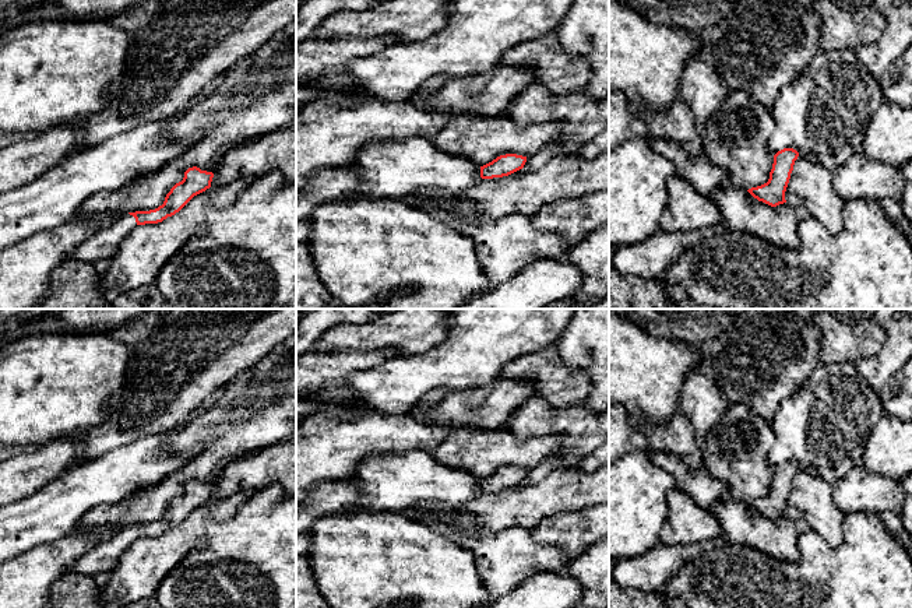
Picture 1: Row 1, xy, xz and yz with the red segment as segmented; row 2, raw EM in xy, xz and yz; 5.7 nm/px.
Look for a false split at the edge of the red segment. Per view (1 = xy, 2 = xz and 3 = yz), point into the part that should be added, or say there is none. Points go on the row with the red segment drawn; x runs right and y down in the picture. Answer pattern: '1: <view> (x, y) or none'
1: xy (99, 248)
2: none
3: none

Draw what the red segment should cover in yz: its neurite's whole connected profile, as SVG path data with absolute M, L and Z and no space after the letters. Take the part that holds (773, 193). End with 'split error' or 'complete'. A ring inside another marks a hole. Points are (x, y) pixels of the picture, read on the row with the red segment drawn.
M784 148L774 155L772 169L767 183L751 187L747 191L771 207L786 203L785 191L799 152L793 148Z; complete

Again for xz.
M506 154L500 155L492 162L480 166L480 178L482 179L493 179L508 176L524 168L527 162L527 157L517 154Z; complete

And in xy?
M197 166L184 172L182 182L166 194L165 201L155 210L128 212L116 218L89 239L80 243L68 259L87 264L103 266L119 249L120 243L137 225L158 224L179 212L194 196L211 187L214 173Z; split error

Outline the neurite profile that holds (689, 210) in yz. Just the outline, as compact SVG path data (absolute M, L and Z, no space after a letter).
M675 175L668 180L669 207L661 218L661 229L668 233L689 233L707 229L723 221L712 197L697 191L683 178Z

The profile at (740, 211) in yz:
M730 180L712 196L728 228L789 249L799 246L797 224L806 212L788 203L771 207L754 198L747 190L735 187Z

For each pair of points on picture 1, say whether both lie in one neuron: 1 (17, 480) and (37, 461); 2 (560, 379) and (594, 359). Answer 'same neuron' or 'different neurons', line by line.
1: same neuron
2: different neurons

